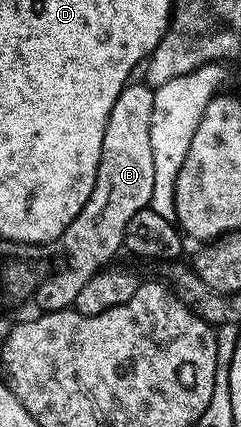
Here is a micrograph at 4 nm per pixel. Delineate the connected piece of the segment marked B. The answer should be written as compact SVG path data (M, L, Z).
M140 81L125 86L114 101L103 134L102 157L99 158L94 190L60 240L68 267L56 270L45 280L43 278L33 291L32 302L39 312L69 310L86 281L103 270L123 248L125 227L130 217L151 204L154 191L154 155L150 146L153 107L154 89Z

